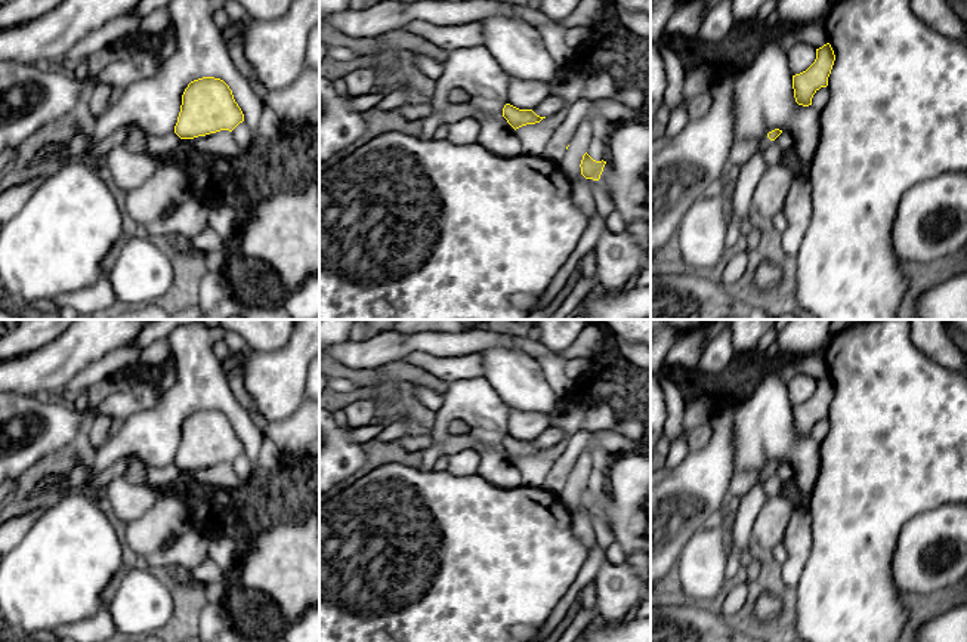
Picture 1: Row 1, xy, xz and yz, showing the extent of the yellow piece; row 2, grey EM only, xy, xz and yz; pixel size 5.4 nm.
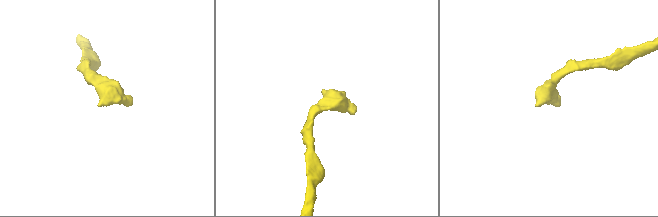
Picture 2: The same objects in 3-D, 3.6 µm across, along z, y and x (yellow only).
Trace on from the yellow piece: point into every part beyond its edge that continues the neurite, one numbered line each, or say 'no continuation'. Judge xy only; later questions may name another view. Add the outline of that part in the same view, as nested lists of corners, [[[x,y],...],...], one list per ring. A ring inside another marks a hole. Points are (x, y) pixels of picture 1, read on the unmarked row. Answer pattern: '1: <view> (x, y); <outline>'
no continuation

